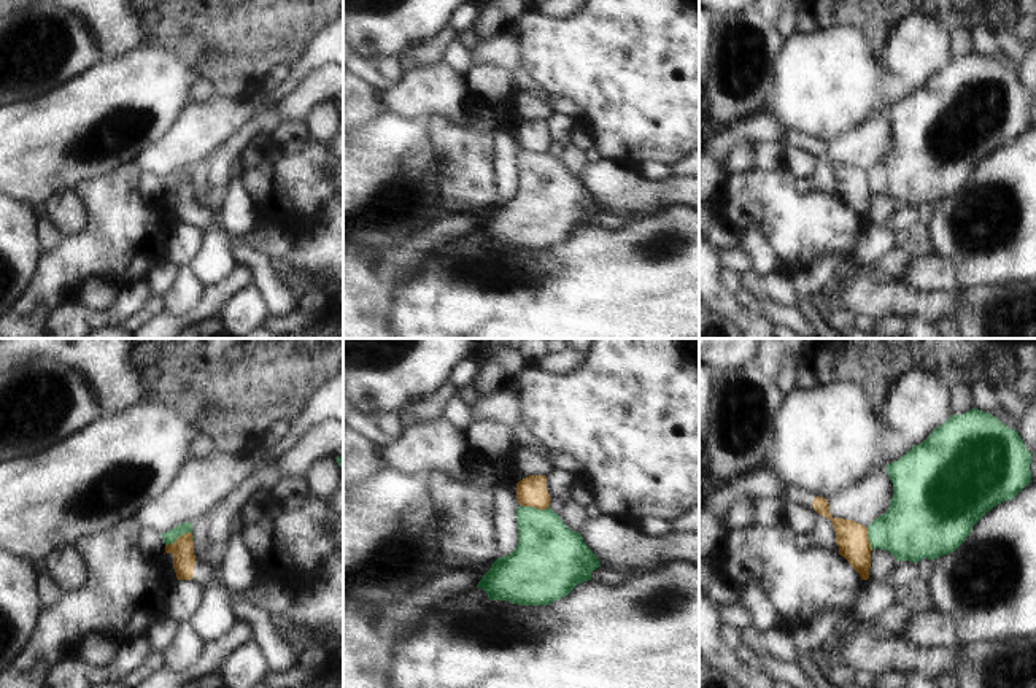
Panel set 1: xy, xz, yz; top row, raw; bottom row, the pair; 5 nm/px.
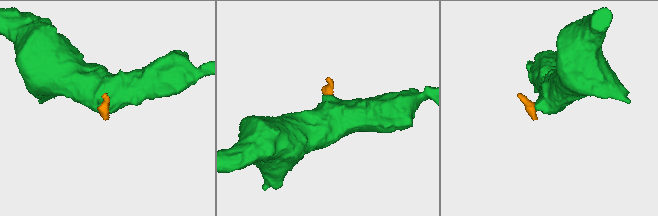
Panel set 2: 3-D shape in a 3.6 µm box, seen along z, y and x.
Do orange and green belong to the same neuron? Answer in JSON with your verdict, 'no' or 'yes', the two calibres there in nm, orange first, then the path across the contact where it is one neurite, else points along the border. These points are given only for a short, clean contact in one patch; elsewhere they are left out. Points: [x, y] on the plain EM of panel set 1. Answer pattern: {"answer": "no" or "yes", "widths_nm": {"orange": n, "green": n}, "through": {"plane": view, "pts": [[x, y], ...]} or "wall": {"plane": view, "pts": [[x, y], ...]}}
{"answer": "no", "widths_nm": {"orange": 110, "green": 70}, "wall": {"plane": "xy", "pts": [[193, 180], [189, 177], [180, 178], [166, 189]]}}

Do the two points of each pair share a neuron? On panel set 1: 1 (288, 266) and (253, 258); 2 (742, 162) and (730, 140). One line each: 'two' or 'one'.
1: two
2: two

